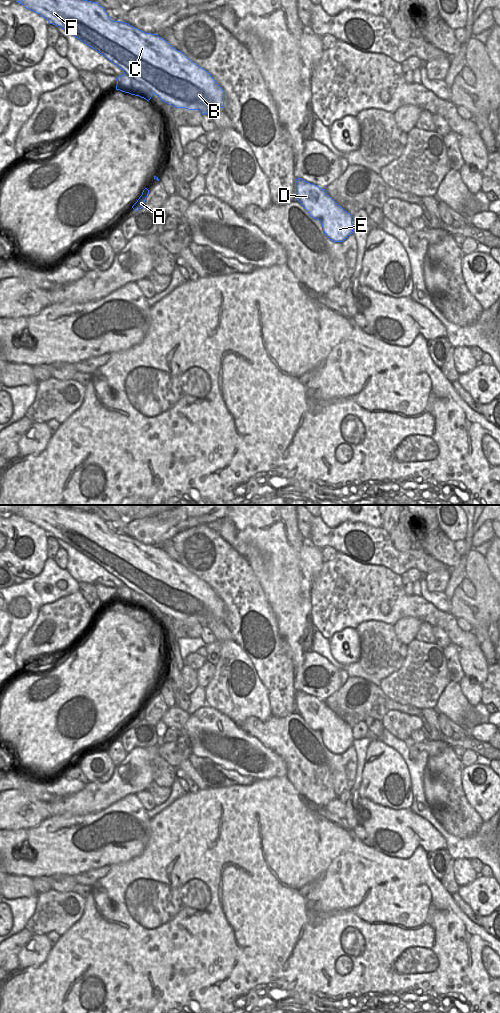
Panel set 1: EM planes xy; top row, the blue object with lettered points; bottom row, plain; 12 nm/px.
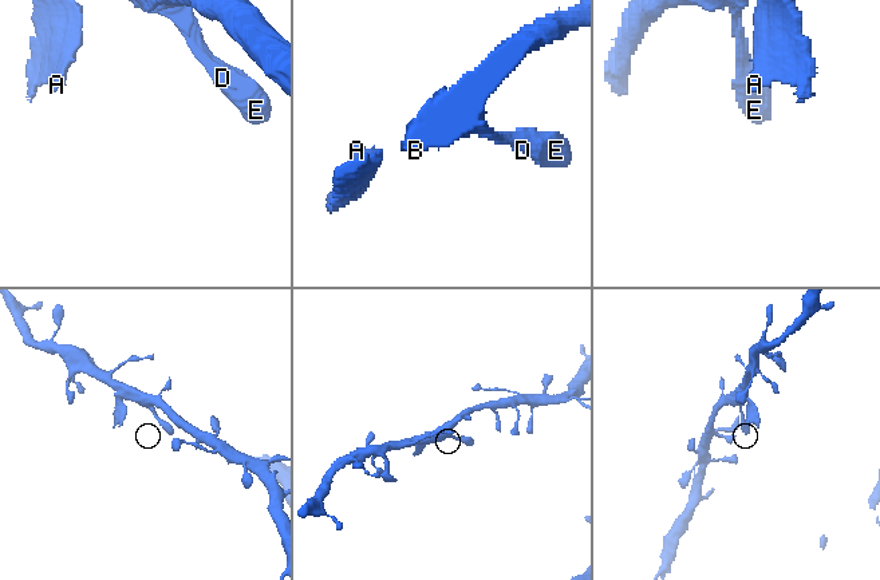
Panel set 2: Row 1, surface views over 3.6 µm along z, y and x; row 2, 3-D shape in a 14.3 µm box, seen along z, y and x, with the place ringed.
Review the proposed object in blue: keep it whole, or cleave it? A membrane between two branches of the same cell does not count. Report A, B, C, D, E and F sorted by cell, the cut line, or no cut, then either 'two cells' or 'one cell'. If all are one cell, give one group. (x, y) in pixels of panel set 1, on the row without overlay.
A / B C D E F | xy (127, 604), (149, 601), (153, 605) | two cells

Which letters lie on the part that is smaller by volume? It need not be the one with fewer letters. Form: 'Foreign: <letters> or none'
Foreign: A.

